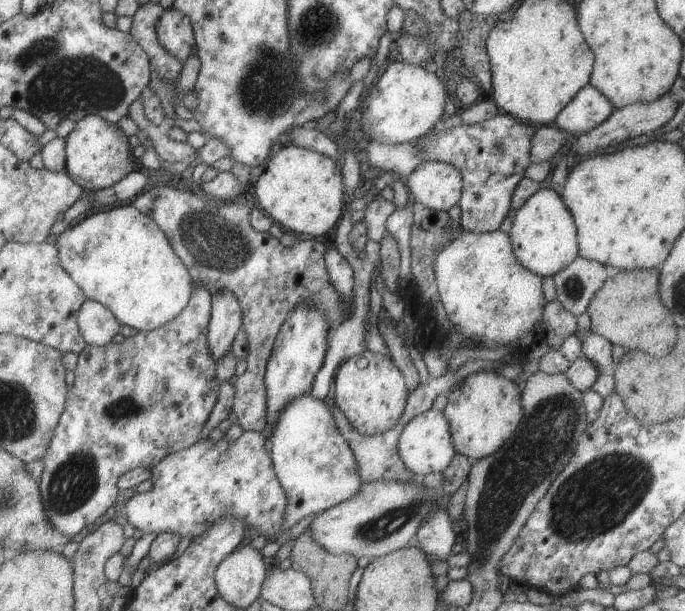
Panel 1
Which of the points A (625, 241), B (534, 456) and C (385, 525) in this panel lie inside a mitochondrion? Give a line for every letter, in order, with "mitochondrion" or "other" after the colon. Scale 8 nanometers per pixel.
A: other
B: mitochondrion
C: mitochondrion

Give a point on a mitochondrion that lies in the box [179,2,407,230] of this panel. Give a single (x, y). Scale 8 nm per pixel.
(264, 93)

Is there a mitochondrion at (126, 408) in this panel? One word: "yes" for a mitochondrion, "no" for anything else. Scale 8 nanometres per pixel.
yes

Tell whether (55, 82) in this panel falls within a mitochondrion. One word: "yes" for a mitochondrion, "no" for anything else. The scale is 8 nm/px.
yes

